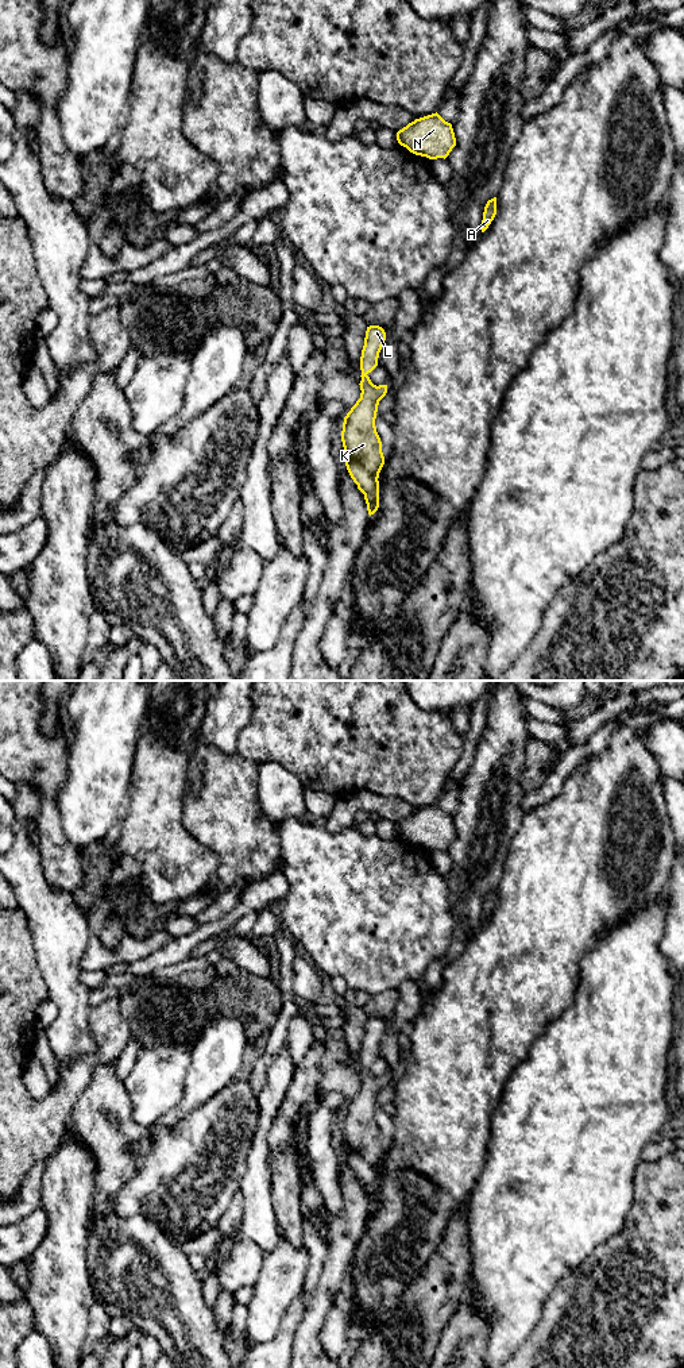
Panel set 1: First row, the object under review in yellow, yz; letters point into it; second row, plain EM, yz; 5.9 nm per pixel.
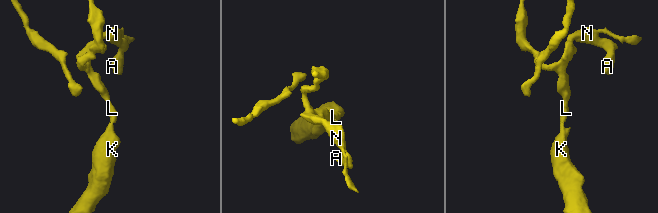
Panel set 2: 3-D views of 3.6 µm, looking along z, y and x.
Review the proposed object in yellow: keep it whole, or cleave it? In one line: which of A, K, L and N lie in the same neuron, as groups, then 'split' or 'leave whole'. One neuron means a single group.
groups A K L N; leave whole

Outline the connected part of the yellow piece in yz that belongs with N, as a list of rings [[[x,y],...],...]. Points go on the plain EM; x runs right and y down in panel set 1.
[[[437,804],[409,814],[397,824],[397,832],[410,844],[429,851],[445,851],[456,837],[452,816]]]

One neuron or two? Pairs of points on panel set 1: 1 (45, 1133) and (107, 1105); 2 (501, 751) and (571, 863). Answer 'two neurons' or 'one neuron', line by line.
1: two neurons
2: two neurons

